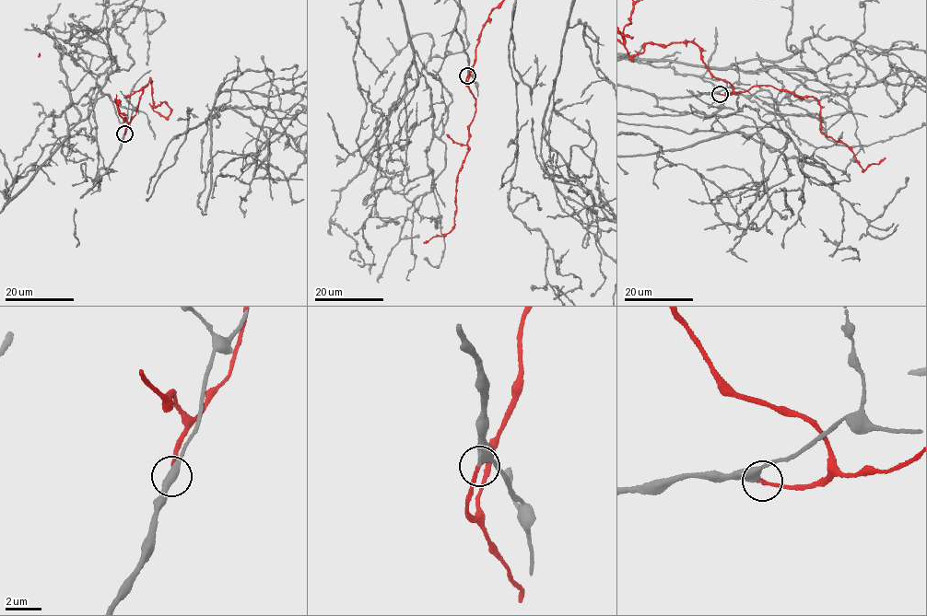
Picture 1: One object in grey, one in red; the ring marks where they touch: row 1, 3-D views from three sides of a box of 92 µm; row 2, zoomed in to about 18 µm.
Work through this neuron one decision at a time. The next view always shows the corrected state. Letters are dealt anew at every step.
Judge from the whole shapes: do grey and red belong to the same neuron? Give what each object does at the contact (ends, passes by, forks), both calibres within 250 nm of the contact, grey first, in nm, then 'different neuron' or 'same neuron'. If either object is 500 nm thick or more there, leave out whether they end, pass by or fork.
grey passes by; red ends there; 320 nm thick on the grey side, 200 nm on the other; same neuron

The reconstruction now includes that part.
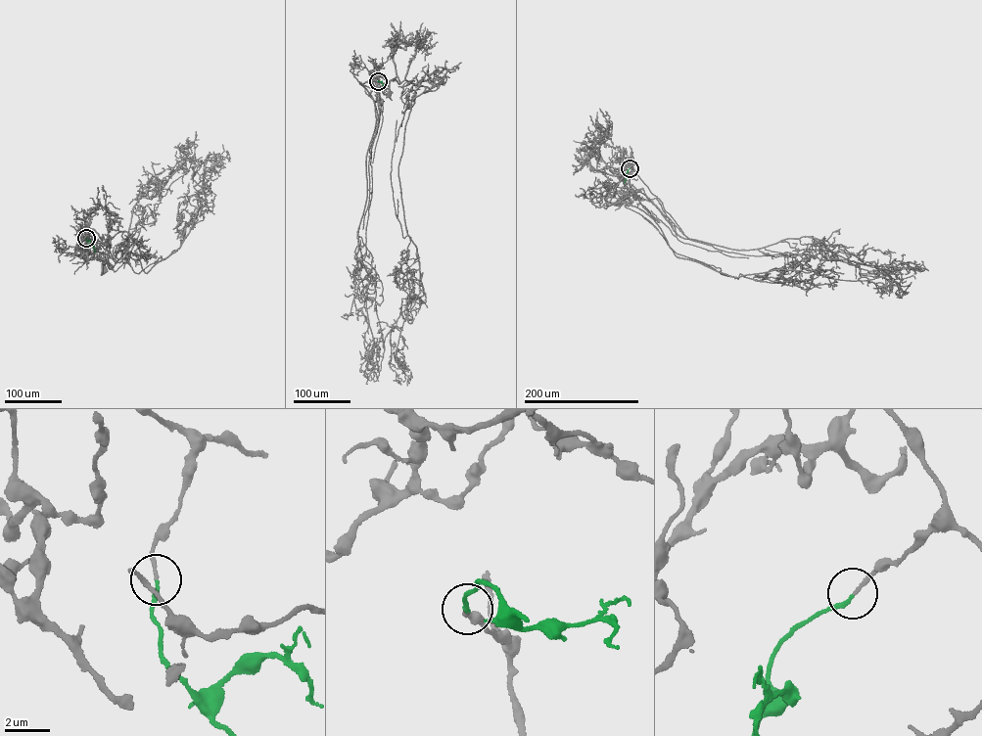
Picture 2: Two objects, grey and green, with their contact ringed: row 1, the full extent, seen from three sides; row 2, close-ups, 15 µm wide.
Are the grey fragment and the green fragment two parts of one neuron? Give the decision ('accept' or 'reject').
accept

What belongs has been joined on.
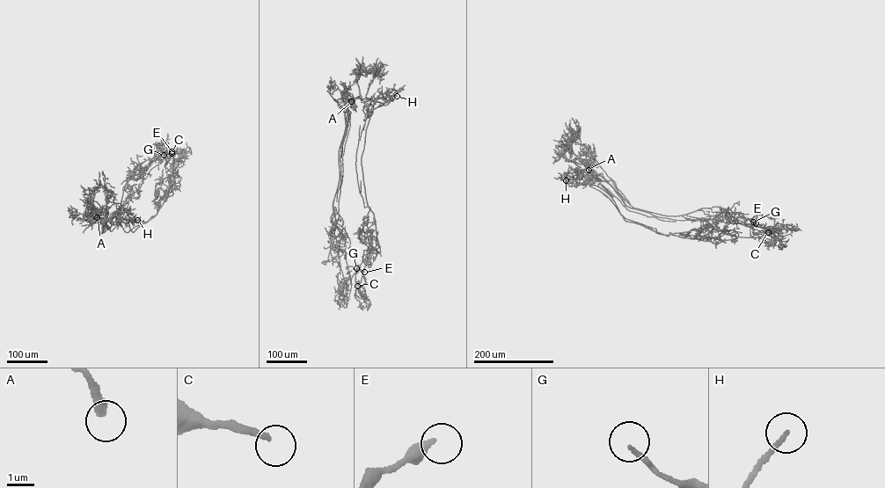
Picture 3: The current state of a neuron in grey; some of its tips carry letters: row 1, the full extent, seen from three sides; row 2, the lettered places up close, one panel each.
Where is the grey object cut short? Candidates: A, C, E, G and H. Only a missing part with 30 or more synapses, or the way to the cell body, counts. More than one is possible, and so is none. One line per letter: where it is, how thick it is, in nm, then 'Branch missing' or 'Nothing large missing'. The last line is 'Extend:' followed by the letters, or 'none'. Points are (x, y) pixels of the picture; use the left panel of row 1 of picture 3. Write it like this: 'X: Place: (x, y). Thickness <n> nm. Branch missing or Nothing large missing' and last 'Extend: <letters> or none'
A: Place: (97, 217). Thickness 320 nm. Nothing large missing
C: Place: (171, 153). Thickness 200 nm. Branch missing
E: Place: (171, 151). Thickness 320 nm. Nothing large missing
G: Place: (164, 155). Thickness 170 nm. Nothing large missing
H: Place: (137, 220). Thickness 150 nm. Branch missing
Extend: C, H

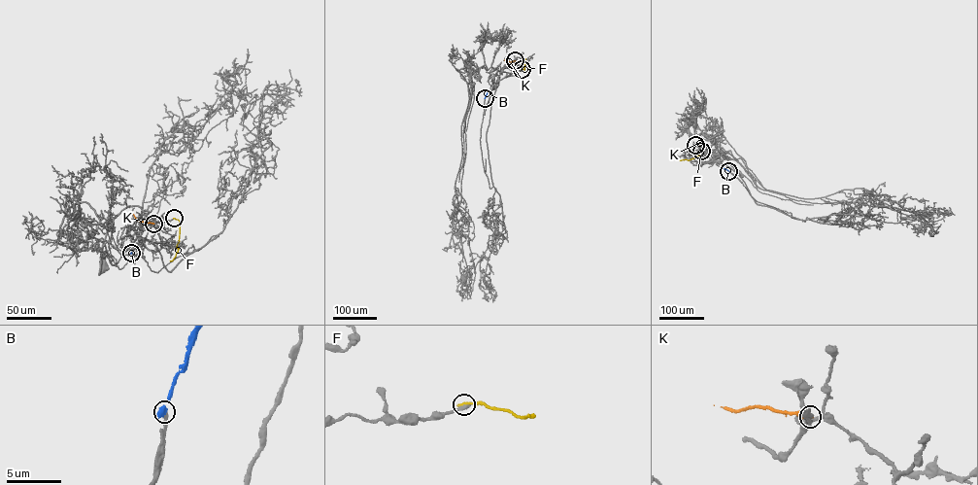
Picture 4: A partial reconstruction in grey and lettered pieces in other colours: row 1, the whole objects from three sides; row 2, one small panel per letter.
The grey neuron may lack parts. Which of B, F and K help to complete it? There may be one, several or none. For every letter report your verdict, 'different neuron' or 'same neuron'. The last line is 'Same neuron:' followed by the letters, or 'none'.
B: same neuron
F: different neuron
K: different neuron
Same neuron: B

